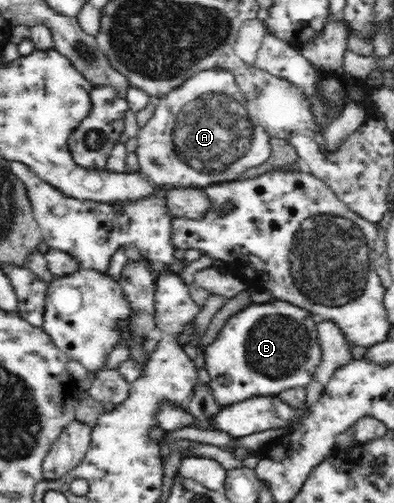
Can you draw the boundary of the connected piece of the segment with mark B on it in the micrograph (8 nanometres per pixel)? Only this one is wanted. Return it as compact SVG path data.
M271 299L265 303L251 303L247 308L226 320L215 341L205 348L205 370L210 376L215 401L221 406L232 405L253 397L276 396L283 390L305 388L313 382L316 366L321 362L322 351L316 323L311 313L294 304Z

